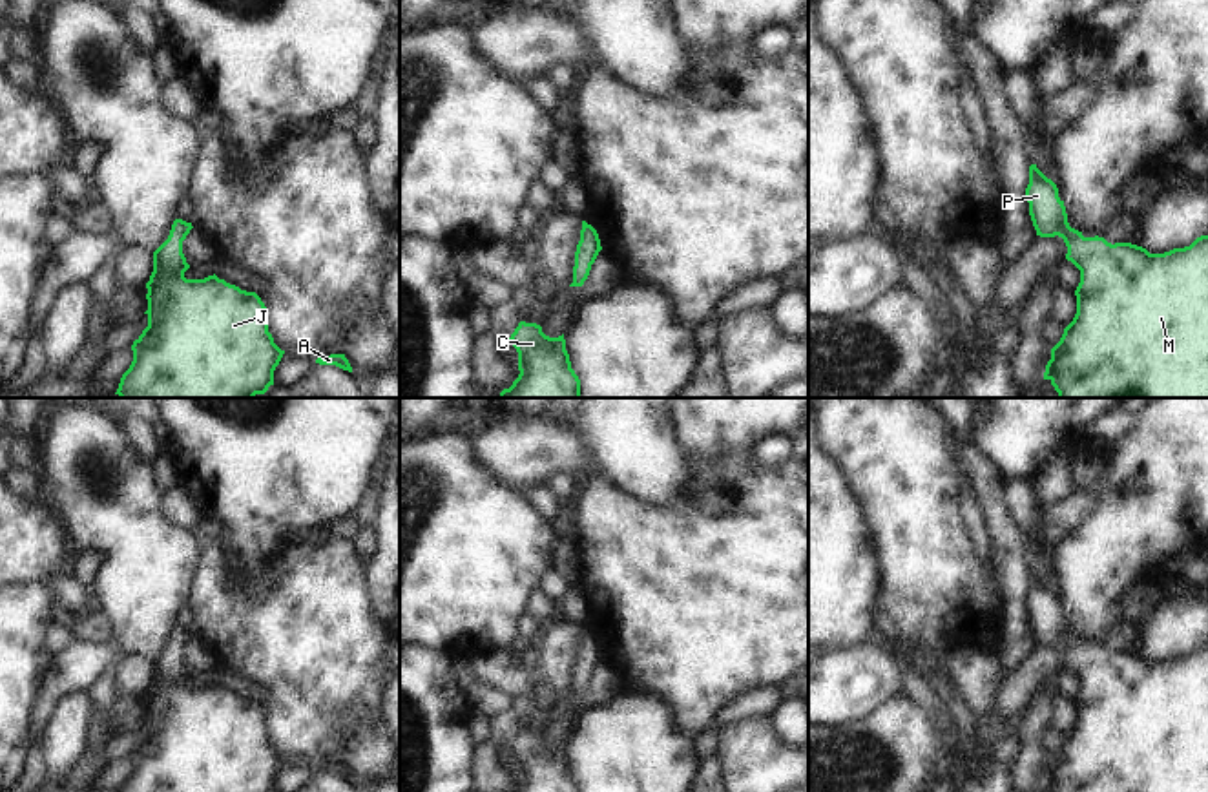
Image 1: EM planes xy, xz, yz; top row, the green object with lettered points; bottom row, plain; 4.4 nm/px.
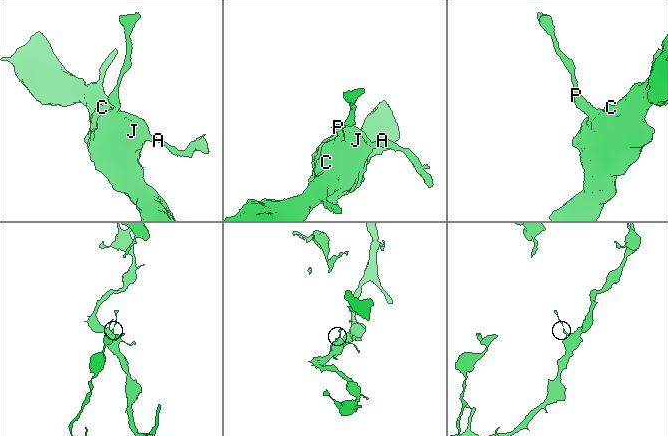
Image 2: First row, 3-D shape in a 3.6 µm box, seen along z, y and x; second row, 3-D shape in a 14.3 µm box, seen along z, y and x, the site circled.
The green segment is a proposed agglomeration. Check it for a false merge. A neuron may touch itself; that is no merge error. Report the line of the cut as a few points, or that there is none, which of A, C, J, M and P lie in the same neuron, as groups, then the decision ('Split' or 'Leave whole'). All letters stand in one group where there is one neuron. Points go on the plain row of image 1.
No split. Groups: A C J M P. Leave whole

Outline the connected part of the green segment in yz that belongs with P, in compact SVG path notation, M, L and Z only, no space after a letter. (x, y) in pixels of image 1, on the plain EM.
M1036 573L1029 575L1026 608L1036 644L1062 646L1067 655L1066 668L1080 679L1075 699L1077 723L1051 757L1044 788L1051 792L1208 792L1208 644L1164 662L1150 662L1131 651L1111 653L1099 644L1084 646L1069 635L1057 593Z

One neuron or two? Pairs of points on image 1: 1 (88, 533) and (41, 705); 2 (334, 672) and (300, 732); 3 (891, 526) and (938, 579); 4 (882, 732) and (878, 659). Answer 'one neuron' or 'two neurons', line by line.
1: one neuron
2: one neuron
3: one neuron
4: two neurons

